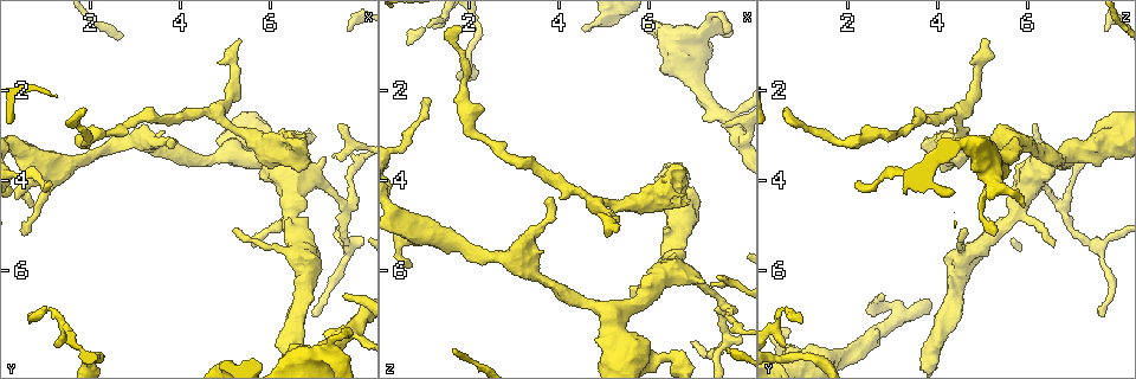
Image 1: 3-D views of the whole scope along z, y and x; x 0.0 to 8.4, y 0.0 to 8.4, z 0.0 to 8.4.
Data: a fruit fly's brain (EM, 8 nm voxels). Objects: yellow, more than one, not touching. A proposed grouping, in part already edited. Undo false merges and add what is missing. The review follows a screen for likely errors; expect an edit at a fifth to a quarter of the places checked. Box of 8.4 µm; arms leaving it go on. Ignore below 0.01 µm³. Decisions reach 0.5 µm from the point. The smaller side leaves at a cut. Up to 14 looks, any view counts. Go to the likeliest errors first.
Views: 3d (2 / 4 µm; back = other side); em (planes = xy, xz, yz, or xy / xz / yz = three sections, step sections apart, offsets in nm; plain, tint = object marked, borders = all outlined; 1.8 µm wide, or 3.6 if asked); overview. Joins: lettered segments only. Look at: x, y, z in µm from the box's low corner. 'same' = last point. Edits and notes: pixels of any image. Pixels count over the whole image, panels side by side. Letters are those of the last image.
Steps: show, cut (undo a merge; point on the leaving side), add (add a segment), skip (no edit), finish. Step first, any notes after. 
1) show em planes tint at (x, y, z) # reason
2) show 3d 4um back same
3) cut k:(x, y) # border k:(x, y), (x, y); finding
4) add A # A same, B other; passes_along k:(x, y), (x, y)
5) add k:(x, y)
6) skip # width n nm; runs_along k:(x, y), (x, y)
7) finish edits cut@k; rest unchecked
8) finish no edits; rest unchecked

show em planes borders at (0.65, 7.20, 0.95) # tapers out

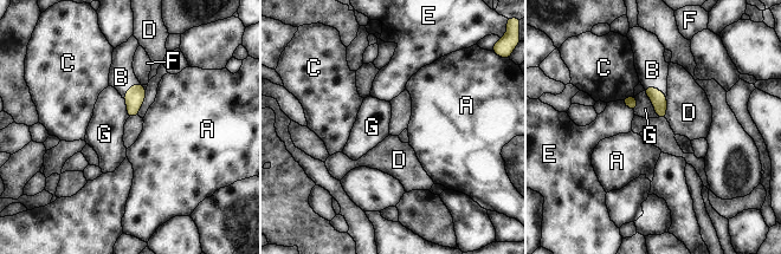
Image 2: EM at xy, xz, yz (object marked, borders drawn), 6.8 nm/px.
add B # A other, B same, C other, D other, E other, F other, G other; passes_along 2:(658, 98), (654, 88), (652, 70); it goes on there

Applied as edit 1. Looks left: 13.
show overview # see it whole again

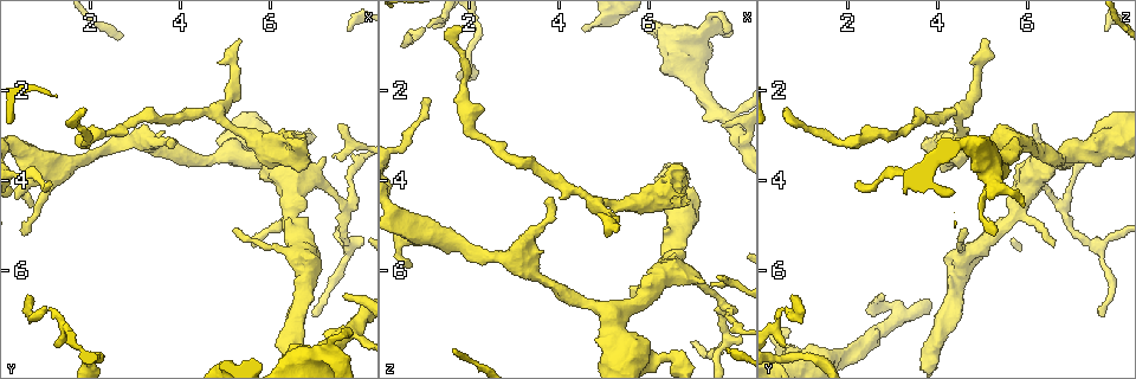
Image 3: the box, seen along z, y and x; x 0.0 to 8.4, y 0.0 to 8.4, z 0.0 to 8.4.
show em planes borders at (5.25, 0.90, 5.15) # free end

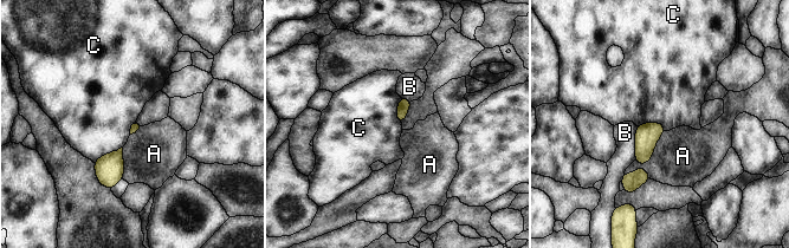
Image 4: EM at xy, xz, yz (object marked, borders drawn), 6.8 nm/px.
skip # A other, B other, C other; border 4:(638, 126), (660, 123), (666, 130); no lettered segment goes on from it

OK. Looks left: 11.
show 3d 4um back at (7.75, 7.35, 0.70) # tapers out

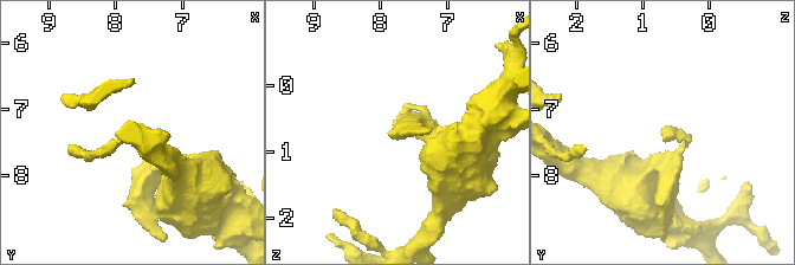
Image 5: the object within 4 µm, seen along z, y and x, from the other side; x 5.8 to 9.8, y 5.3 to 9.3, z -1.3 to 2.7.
show em planes borders same # now the EM

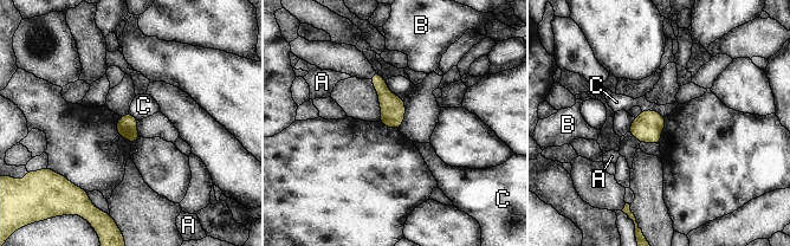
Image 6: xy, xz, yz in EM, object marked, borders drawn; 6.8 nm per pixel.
skip # A other, B other, C other; border 6:(642, 110), (656, 110), (664, 117); no lettered segment goes on from it

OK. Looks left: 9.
show em xz step 8 borders at (1.90, 2.45, 0.65) # end of a long branch

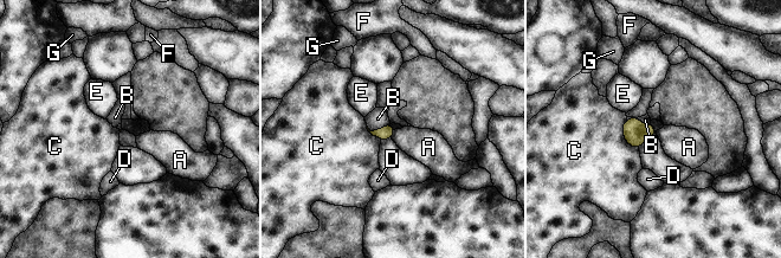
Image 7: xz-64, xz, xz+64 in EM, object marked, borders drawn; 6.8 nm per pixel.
add B # A other, B same, C other, D other, E other, F other, G other; passes_along 7:(386, 133), (378, 129), (378, 118); it goes on there

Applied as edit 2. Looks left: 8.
show 3d 4um at (0.75, 4.55, 5.95) # an open end

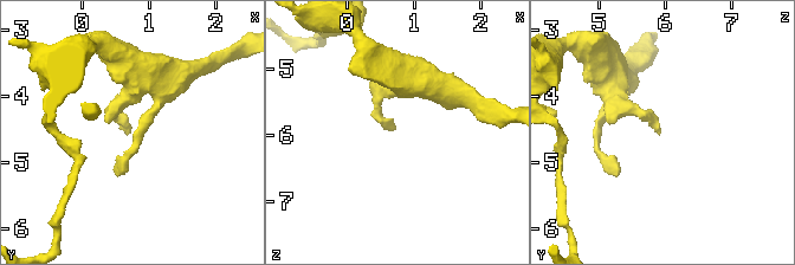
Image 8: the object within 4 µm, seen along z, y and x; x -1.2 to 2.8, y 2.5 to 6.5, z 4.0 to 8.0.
show em planes borders at (0.70, 4.55, 5.95)

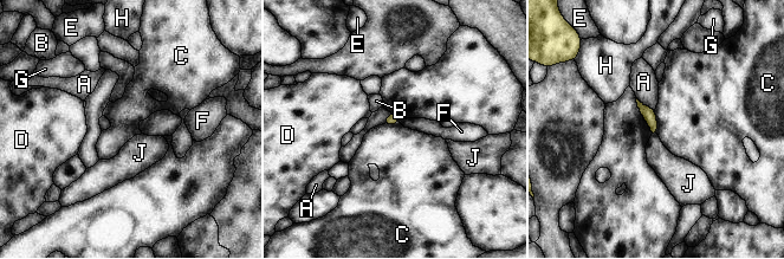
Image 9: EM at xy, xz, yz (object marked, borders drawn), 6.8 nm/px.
skip # A other, B other, C other, D other, E other, F other, G other, H other, J other; border 9:(654, 110), (656, 131); no lettered segment goes on from it

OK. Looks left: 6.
show 3d 4um at (3.35, 3.30, 6.05) # two arms in line, one across

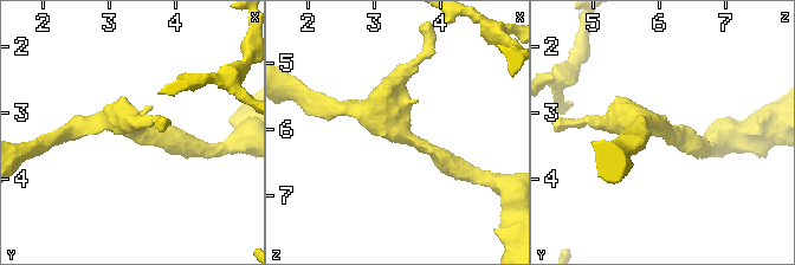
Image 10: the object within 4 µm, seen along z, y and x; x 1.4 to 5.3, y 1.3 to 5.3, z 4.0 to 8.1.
show em planes borders at (3.40, 3.25, 6.00)

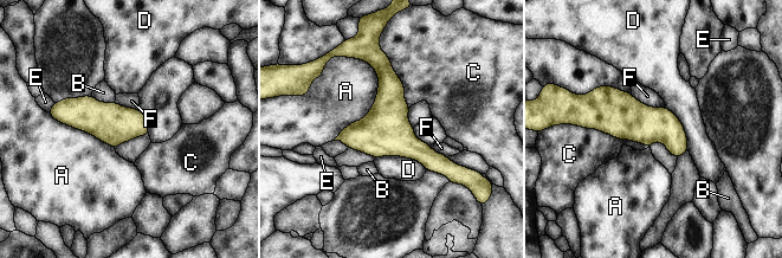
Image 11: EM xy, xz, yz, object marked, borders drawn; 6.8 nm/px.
skip # width 260 nm; longest_contact A 600 nm; A other, B other, C other, D other, E other, F other; all the same cell

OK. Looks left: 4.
finish edits add@2, add@7; rest unchecked

